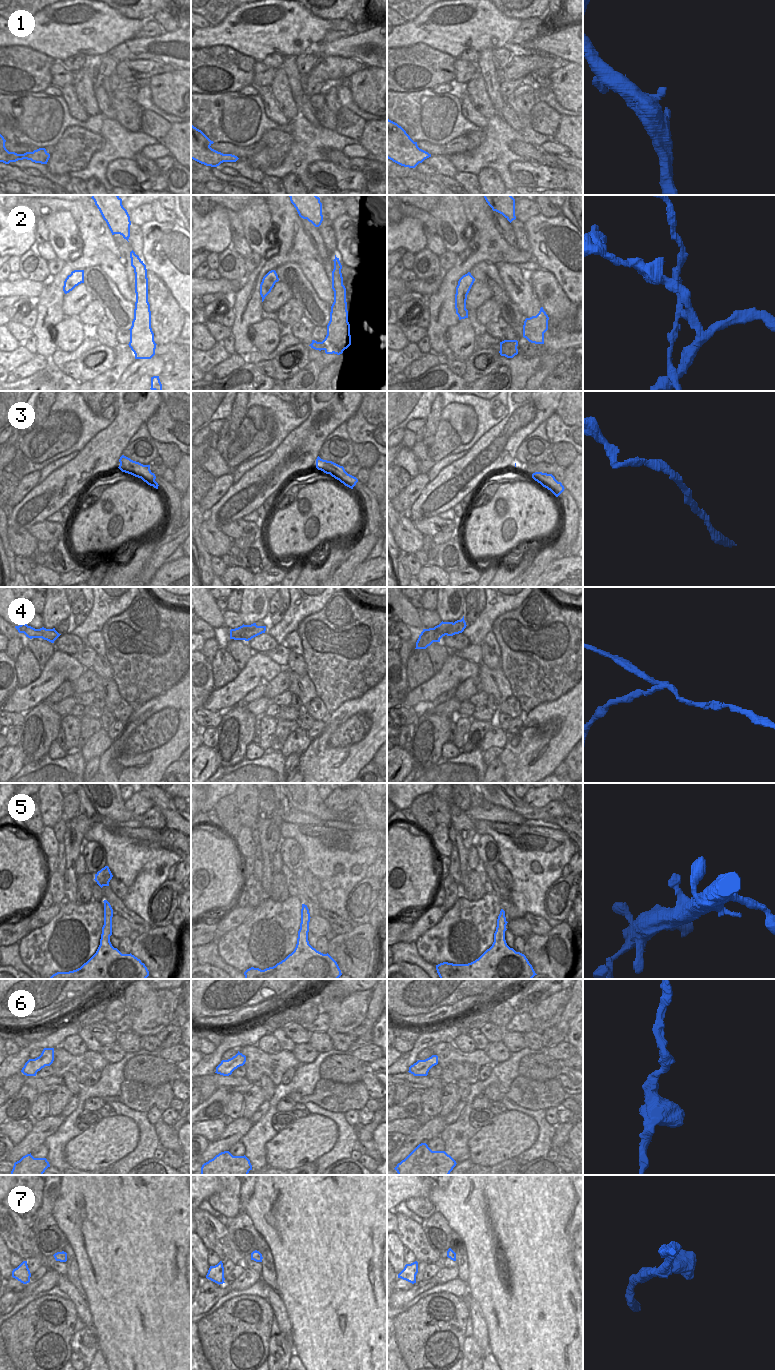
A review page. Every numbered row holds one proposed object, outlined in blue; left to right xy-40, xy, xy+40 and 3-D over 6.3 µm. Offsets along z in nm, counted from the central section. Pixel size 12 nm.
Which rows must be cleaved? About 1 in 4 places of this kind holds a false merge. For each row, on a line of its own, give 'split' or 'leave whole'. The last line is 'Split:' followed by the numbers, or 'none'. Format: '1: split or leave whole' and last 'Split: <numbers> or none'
1: leave whole
2: split
3: leave whole
4: split
5: leave whole
6: leave whole
7: leave whole
Split: 2, 4

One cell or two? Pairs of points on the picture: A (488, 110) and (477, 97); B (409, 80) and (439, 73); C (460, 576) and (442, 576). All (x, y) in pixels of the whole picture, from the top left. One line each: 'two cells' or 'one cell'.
A: one cell
B: one cell
C: two cells

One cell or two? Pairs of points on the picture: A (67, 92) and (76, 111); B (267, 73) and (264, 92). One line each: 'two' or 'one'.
A: one
B: two

